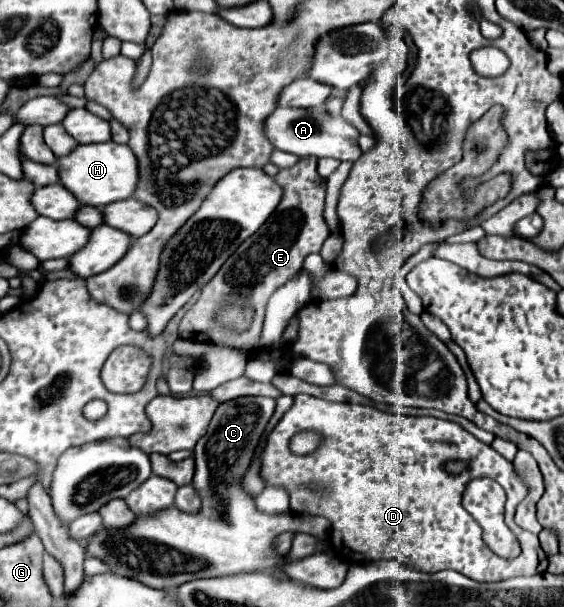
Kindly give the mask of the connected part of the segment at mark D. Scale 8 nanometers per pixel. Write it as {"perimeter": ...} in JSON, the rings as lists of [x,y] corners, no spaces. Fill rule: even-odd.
{"perimeter":[[[296,395],[294,405],[286,411],[280,423],[284,425],[276,425],[274,431],[268,435],[268,443],[262,455],[262,477],[268,481],[268,485],[280,485],[288,489],[290,510],[294,513],[326,517],[331,523],[329,536],[332,546],[343,553],[346,552],[346,556],[340,557],[348,563],[359,565],[368,561],[398,559],[406,565],[432,573],[440,569],[454,569],[474,581],[486,583],[504,581],[516,575],[540,573],[540,563],[547,557],[546,554],[542,551],[538,539],[532,537],[532,533],[516,527],[514,523],[516,505],[526,495],[524,483],[516,477],[510,461],[506,461],[490,445],[476,441],[476,437],[472,437],[460,425],[436,417],[384,413],[370,405],[332,403],[312,395]],[[304,429],[314,429],[322,433],[324,443],[310,455],[294,455],[288,447],[288,441],[294,433]],[[454,460],[466,463],[466,469],[462,473],[452,475],[444,469],[445,463]],[[474,477],[493,478],[506,489],[506,525],[520,541],[522,555],[518,559],[510,561],[494,555],[482,541],[480,525],[462,507],[462,491],[466,483]]]}

